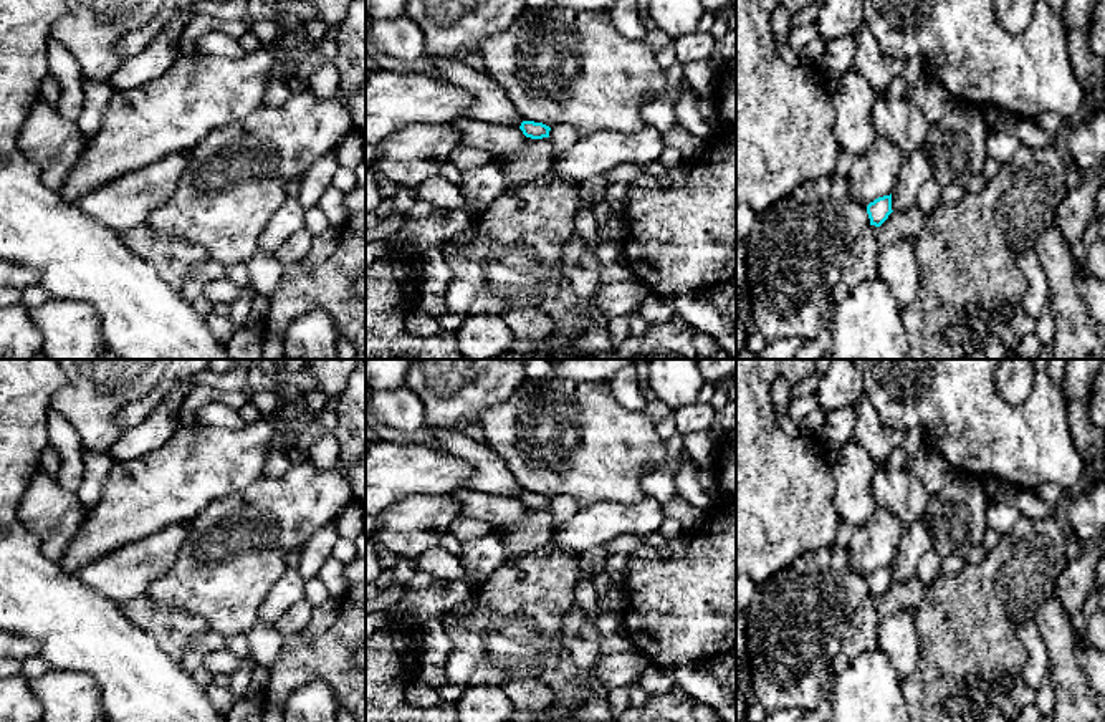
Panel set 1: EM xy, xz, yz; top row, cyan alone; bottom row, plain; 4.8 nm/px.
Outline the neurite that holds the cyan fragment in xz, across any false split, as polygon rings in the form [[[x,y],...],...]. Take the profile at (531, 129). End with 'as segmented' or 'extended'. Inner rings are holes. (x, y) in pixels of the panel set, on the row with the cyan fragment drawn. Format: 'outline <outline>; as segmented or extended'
outline [[[523,121],[519,129],[526,137],[531,137],[531,139],[549,137],[549,131],[551,131],[549,126],[543,123],[534,123],[534,121]]]; as segmented

